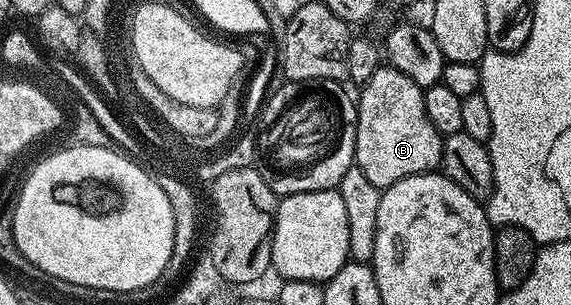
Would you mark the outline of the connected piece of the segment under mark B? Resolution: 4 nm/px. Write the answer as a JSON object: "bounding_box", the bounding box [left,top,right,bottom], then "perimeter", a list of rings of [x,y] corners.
{"bounding_box":[354,67,444,189],"perimeter":[[[379,67],[359,93],[354,160],[377,189],[387,189],[412,175],[435,172],[441,166],[444,137],[428,119],[423,86],[412,83],[400,71]]]}

